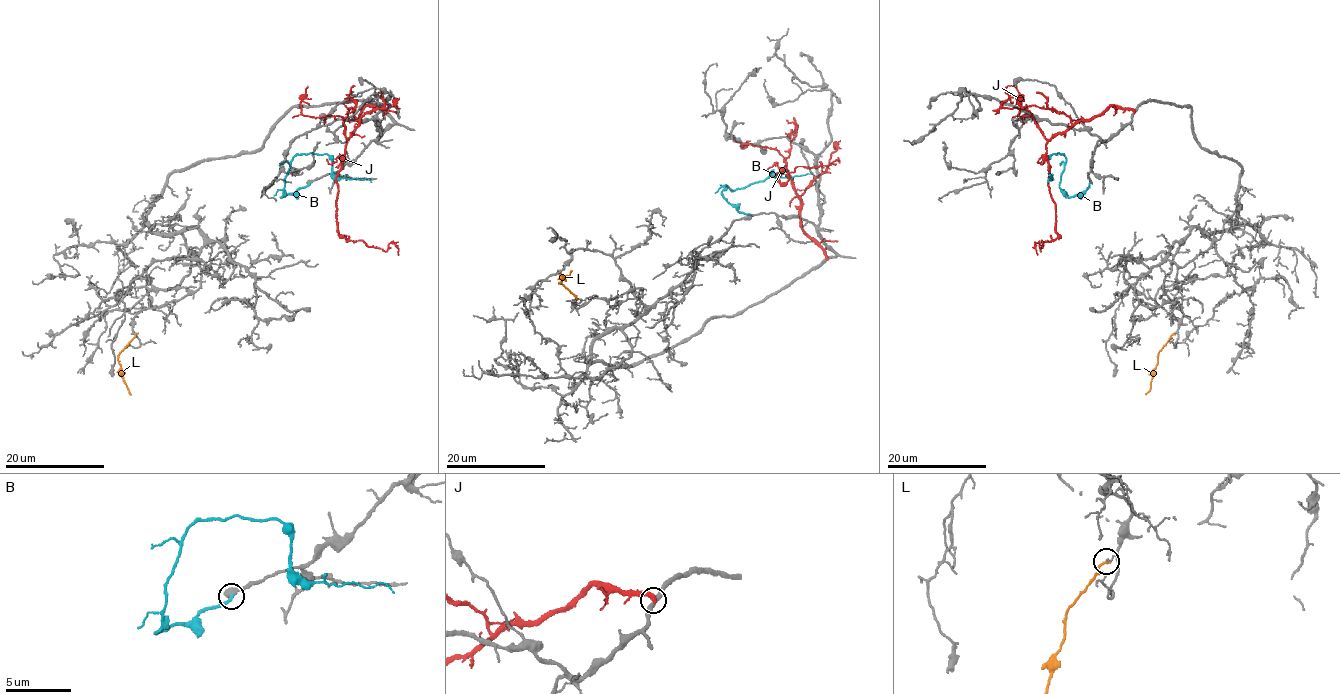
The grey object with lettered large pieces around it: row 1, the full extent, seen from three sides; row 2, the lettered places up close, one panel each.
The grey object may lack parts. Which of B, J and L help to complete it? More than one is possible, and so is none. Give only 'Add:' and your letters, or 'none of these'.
Add: B

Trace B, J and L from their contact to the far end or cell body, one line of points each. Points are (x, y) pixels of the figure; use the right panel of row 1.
B: (1090, 183), (1082, 193), (1066, 197), (1059, 186), (1066, 160), (1059, 152), (1048, 161), (1052, 177), (1048, 182)
J: (1134, 112), (1109, 105), (1046, 144), (1057, 235), (1041, 240), (1040, 251), (1036, 243), (1038, 255)
L: (1173, 334), (1157, 355), (1151, 386), (1145, 395)

